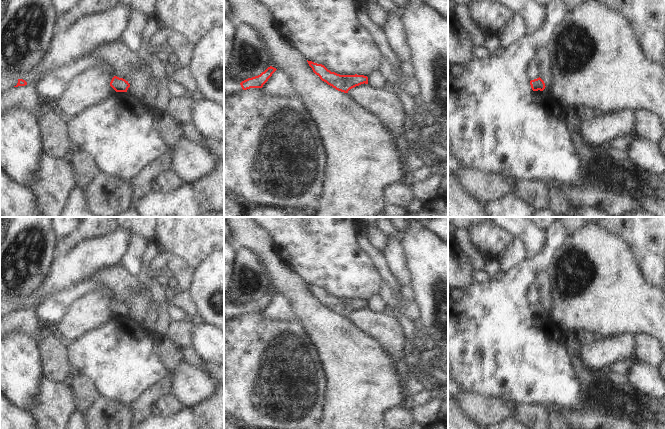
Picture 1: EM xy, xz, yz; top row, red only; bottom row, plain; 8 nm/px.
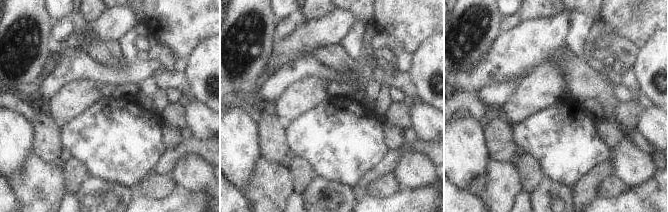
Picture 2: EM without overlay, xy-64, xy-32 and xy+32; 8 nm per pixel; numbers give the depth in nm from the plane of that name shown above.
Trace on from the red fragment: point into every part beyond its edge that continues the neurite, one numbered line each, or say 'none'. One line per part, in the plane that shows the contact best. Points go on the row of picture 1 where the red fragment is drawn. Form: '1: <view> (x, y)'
none

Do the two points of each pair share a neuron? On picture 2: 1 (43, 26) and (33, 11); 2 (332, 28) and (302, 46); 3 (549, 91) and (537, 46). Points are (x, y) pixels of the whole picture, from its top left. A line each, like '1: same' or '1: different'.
1: same
2: same
3: different

